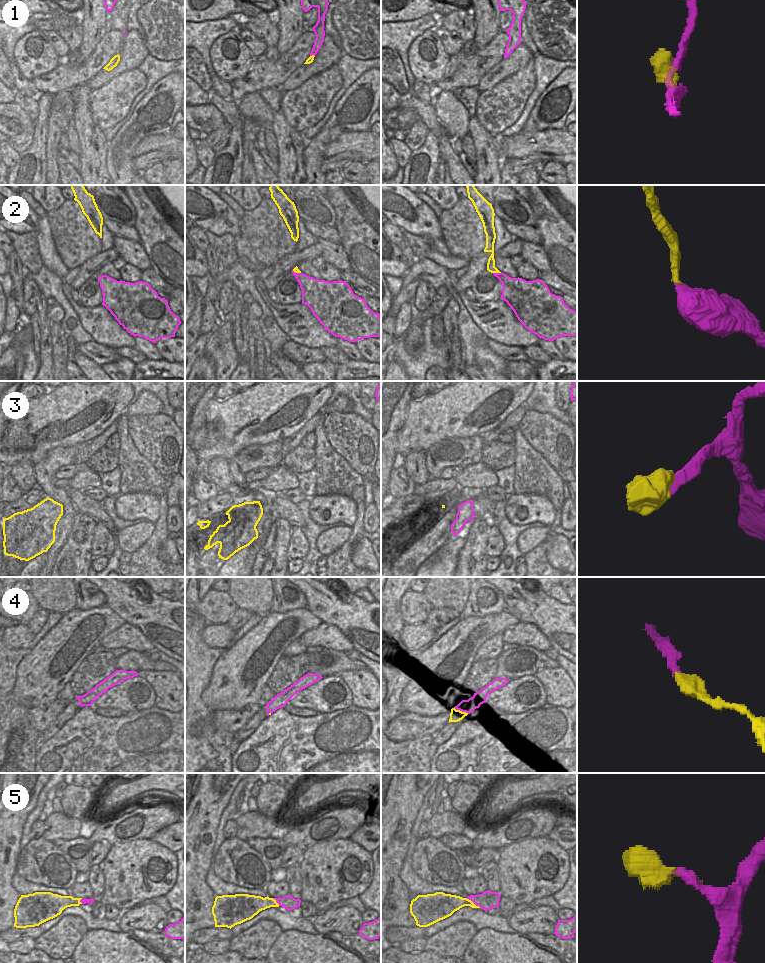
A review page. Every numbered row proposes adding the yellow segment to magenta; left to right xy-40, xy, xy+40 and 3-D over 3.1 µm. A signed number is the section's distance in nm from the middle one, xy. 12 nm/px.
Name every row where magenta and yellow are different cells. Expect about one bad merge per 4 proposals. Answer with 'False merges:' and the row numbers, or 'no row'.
False merges: no row

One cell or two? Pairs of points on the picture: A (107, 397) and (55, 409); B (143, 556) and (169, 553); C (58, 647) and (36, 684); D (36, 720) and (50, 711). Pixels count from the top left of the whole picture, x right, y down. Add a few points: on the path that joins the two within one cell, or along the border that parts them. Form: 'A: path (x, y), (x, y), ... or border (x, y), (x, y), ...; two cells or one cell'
A: path (94, 401), (83, 409), (68, 409); one cell
B: border (168, 537), (158, 557), (174, 564); two cells
C: path (53, 656), (48, 664), (48, 668), (41, 675); one cell
D: path (39, 718), (47, 714); one cell

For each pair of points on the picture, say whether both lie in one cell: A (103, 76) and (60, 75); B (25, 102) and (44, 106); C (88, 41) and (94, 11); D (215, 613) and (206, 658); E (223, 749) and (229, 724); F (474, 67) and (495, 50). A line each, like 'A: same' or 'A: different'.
A: different
B: different
C: same
D: different
E: different
F: same

